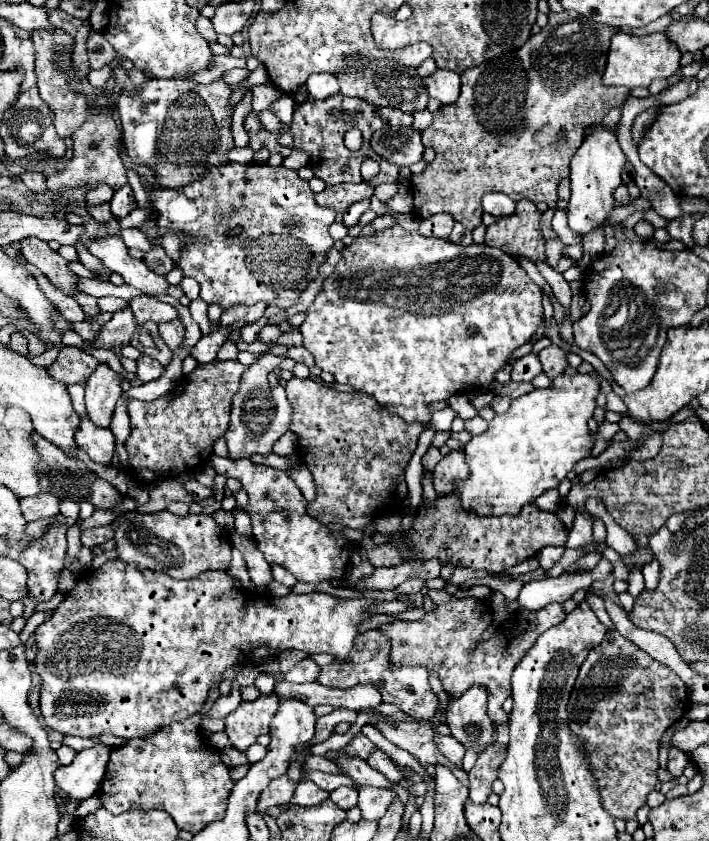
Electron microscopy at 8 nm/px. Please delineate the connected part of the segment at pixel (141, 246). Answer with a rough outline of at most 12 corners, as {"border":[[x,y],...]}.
{"border":[[123,230],[121,238],[127,248],[143,252],[151,244],[141,230]]}

